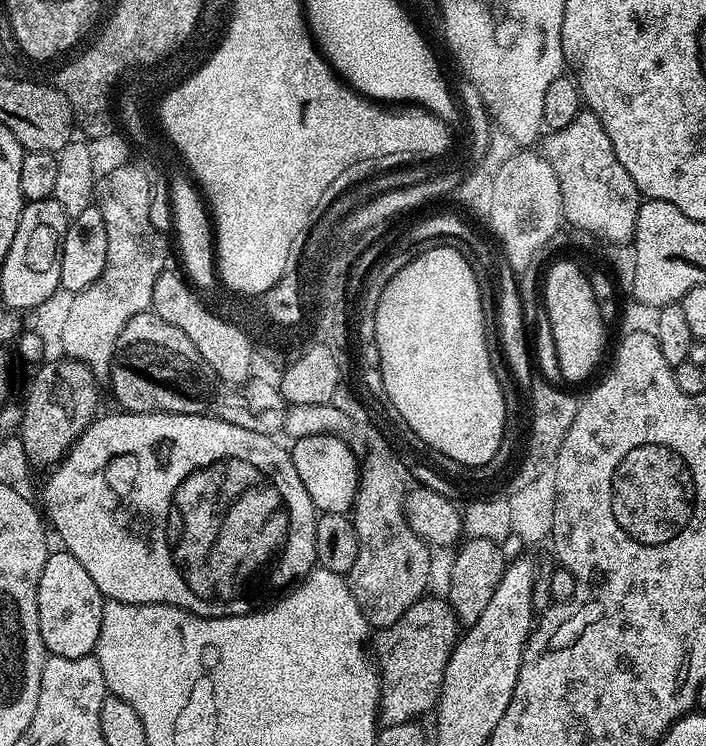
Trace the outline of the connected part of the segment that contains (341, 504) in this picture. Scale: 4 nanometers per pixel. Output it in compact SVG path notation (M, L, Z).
M340 434L331 436L307 436L291 445L290 455L294 462L294 470L298 470L298 478L302 478L302 486L306 486L306 494L314 502L321 513L351 513L352 504L356 501L356 491L360 488L361 461L356 461L356 452L344 441Z

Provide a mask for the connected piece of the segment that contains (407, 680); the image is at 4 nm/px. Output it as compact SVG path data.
M425 595L398 622L379 629L371 637L370 648L380 673L380 711L378 720L385 728L402 722L419 721L440 703L446 666L456 641L462 635L462 625L447 599Z

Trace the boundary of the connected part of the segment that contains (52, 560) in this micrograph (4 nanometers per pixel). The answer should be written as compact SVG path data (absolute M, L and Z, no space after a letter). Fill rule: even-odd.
M49 551L42 578L38 578L38 630L45 649L53 656L82 658L95 653L98 630L102 630L104 595L94 586L94 578L74 554Z

